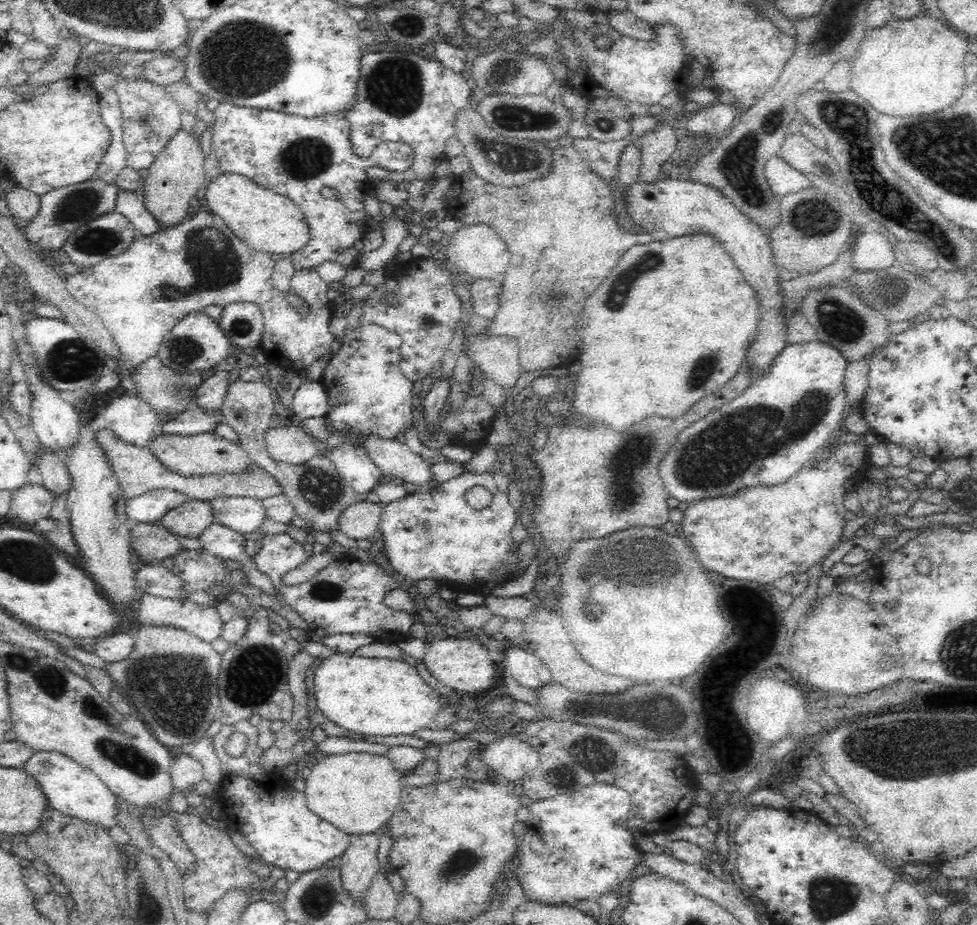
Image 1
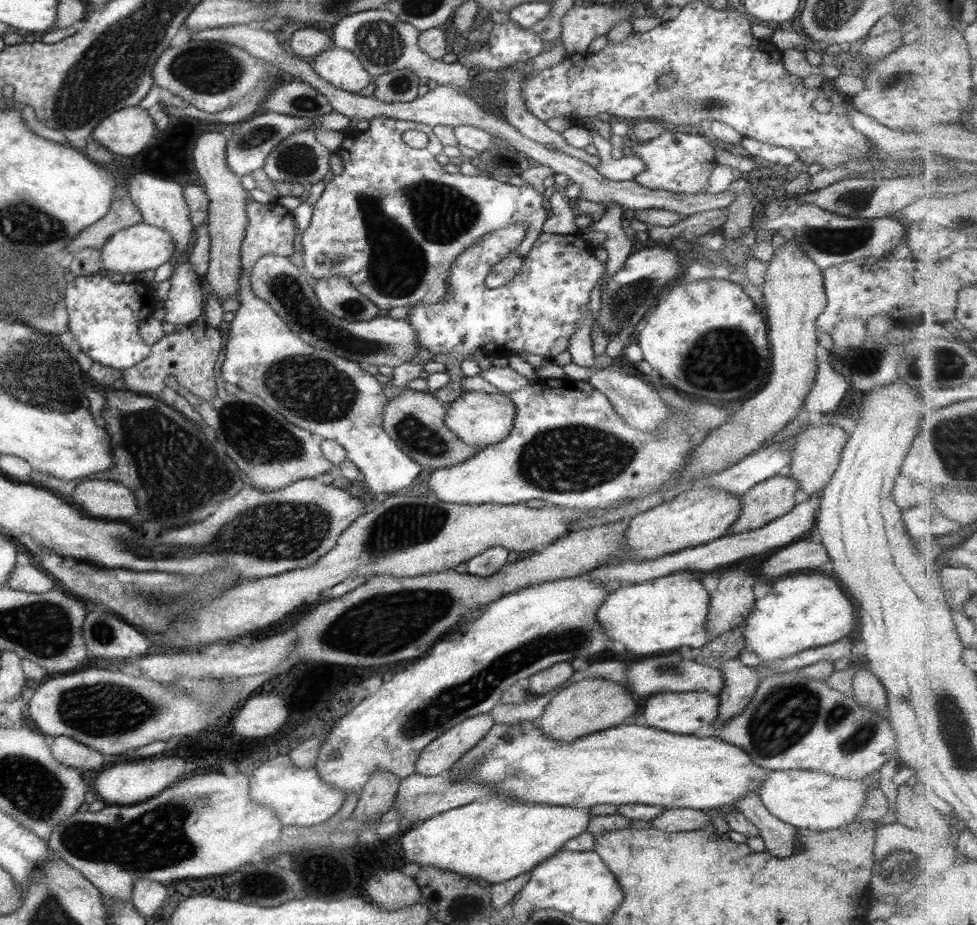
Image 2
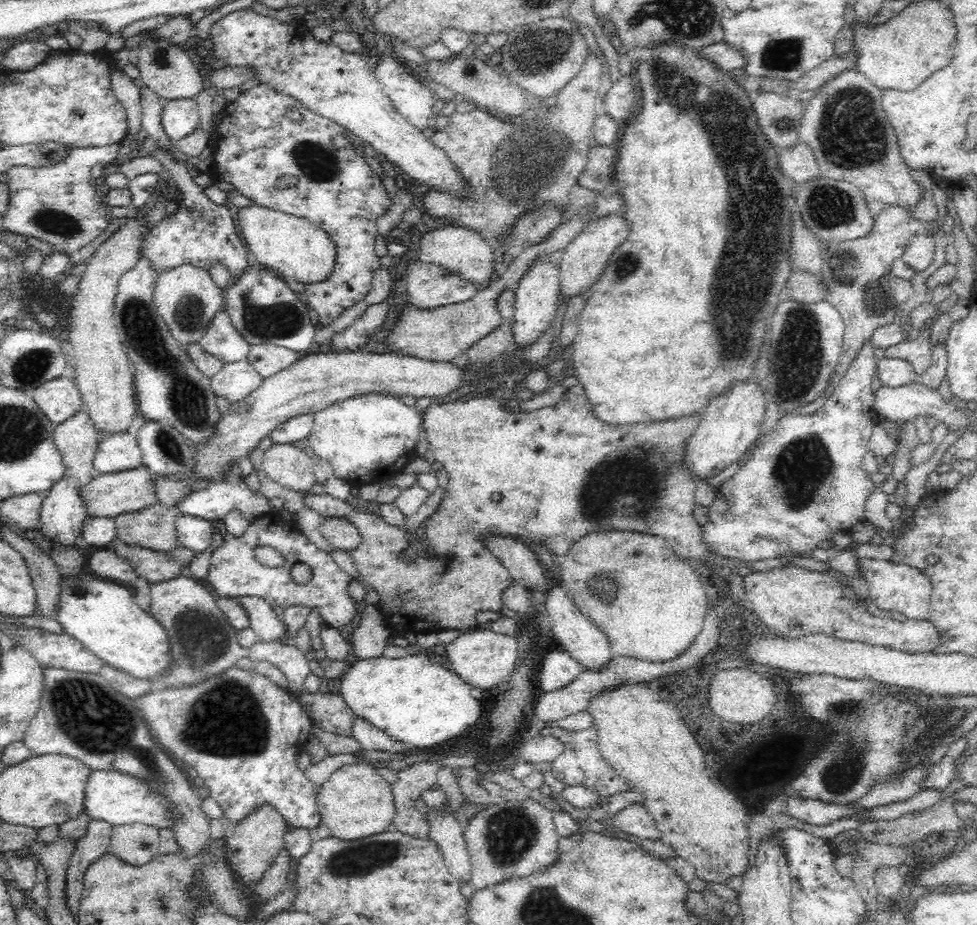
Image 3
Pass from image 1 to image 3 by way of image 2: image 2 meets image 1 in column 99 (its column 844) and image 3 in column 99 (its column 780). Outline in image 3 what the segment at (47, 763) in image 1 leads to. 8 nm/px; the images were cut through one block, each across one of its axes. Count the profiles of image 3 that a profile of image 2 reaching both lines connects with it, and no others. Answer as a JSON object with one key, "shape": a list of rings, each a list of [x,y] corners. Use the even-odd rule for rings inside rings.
{"shape":[[[90,771],[84,788],[83,812],[90,820],[104,821],[113,827],[140,823],[159,829],[170,828],[175,817],[166,799],[152,793],[140,779],[116,771]]]}

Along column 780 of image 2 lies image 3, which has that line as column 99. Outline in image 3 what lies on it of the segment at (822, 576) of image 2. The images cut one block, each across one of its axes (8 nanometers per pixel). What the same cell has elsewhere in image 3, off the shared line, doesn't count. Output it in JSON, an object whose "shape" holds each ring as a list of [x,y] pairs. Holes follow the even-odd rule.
{"shape":[[[62,577],[60,597],[54,617],[64,634],[79,640],[106,665],[124,670],[136,678],[152,680],[170,666],[170,645],[164,628],[134,603],[133,594],[103,579]]]}

